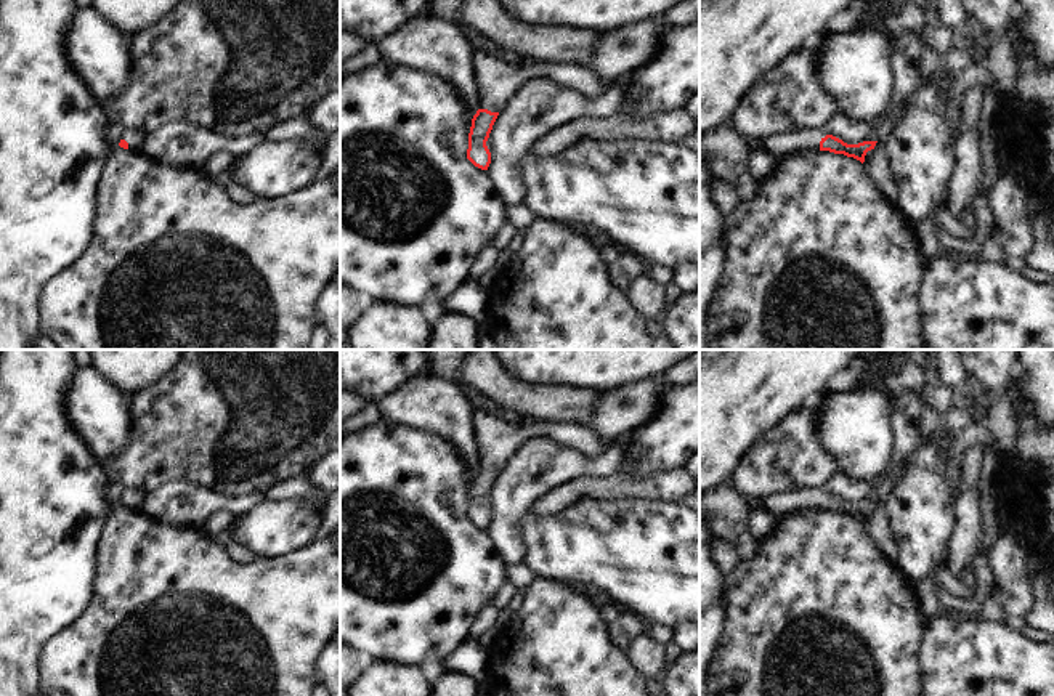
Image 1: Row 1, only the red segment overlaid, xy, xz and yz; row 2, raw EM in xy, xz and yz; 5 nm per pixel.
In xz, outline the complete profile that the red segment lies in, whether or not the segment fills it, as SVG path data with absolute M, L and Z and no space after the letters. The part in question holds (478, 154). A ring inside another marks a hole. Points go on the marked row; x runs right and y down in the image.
M483 51L473 53L473 79L480 93L480 109L472 119L467 159L481 170L488 170L491 164L486 141L499 112L529 80L552 80L558 87L574 90L587 99L597 98L610 88L610 82L578 64L549 61L517 63L513 58Z

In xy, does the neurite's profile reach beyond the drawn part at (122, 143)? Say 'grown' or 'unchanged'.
grown

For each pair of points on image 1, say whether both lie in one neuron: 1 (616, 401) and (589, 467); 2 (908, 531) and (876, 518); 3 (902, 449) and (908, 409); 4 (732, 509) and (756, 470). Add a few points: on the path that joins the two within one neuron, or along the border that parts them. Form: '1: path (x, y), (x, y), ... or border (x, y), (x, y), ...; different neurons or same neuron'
1: border (628, 432), (623, 432), (610, 446); different neurons
2: border (884, 501), (899, 562); different neurons
3: path (907, 440), (907, 419); same neuron
4: border (732, 485), (756, 505); different neurons

